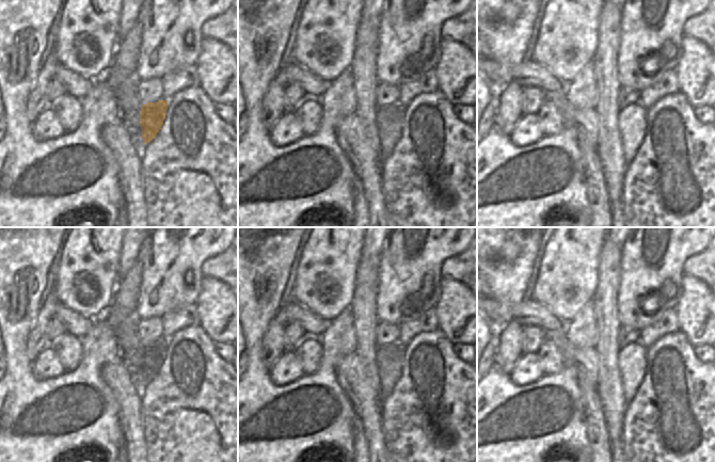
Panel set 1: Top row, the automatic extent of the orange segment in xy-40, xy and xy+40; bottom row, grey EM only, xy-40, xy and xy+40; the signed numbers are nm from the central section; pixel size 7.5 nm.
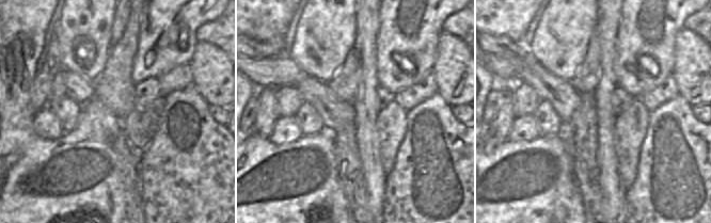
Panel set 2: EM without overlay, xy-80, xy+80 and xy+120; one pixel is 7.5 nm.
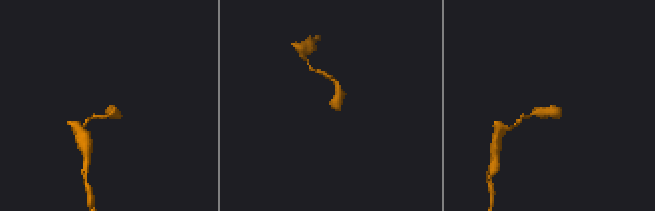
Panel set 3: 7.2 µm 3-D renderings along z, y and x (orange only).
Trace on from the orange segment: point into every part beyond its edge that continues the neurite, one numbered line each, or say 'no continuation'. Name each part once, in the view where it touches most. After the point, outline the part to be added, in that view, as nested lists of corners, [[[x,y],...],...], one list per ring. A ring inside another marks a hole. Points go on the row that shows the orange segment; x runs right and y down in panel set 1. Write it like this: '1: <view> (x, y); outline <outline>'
no continuation

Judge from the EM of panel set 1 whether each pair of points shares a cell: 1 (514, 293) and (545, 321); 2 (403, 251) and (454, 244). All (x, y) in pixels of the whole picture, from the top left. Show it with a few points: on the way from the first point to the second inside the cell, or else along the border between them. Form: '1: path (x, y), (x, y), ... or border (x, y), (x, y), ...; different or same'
1: border (525, 298), (518, 302), (498, 302), (495, 300); different
2: path (416, 254), (428, 244), (441, 244); same

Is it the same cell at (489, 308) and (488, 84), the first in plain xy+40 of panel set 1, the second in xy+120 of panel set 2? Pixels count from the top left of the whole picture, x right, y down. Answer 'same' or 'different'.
different

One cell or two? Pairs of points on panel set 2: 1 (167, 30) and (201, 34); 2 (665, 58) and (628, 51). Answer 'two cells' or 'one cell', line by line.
1: two cells
2: one cell

